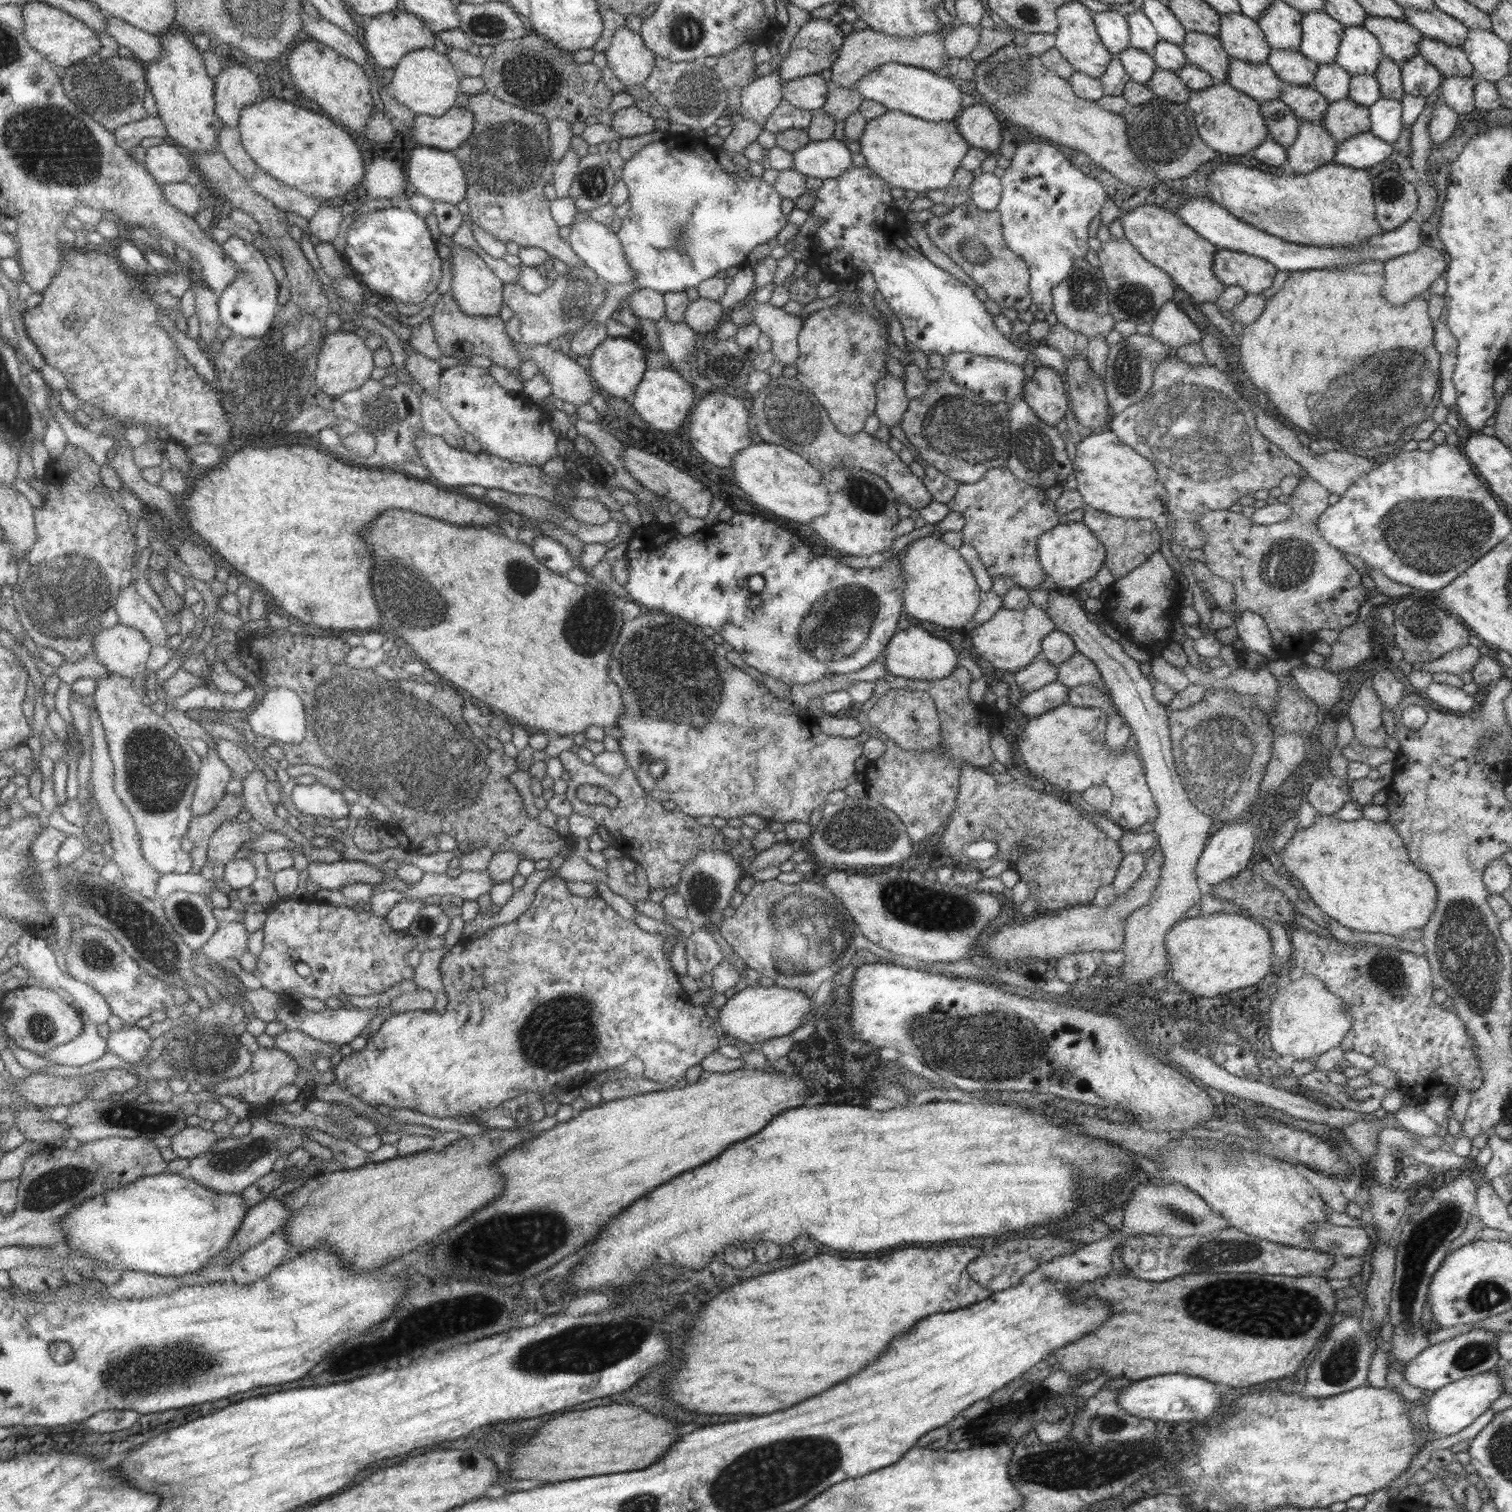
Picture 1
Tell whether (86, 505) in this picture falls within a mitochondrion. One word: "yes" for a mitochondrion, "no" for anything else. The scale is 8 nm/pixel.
no

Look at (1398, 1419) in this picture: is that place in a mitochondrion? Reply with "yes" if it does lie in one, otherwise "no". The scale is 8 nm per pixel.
no

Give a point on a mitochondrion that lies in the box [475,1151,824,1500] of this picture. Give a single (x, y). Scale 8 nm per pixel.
(616, 1343)

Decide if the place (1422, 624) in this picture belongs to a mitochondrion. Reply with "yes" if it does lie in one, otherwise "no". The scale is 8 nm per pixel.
yes

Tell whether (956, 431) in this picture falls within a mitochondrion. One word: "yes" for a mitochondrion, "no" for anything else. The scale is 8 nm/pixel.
yes

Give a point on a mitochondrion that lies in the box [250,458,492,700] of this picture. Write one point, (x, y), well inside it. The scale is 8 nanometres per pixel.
(407, 593)

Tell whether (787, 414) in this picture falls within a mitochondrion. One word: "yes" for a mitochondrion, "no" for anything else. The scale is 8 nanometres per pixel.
yes

